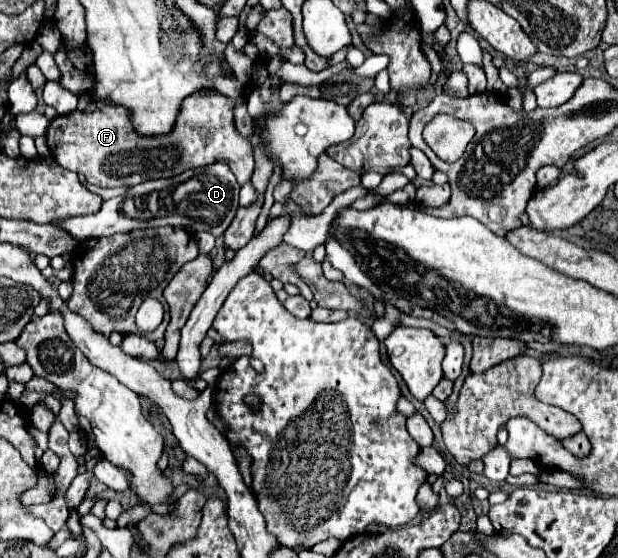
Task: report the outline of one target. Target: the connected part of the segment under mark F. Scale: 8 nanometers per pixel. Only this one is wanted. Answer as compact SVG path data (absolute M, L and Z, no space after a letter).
M218 92L192 94L192 96L184 98L174 130L166 136L150 136L150 138L138 136L130 128L126 108L106 106L106 108L100 108L98 112L74 110L66 116L56 116L50 122L50 126L46 130L46 144L48 144L54 160L62 168L84 176L88 184L94 184L100 188L118 188L122 184L136 186L146 180L172 178L172 176L178 176L190 168L200 168L200 166L208 166L214 162L226 162L230 166L230 170L234 172L234 176L238 178L238 184L244 184L250 180L250 176L254 172L254 156L252 156L252 146L250 146L248 138L240 136L234 126L234 106L236 106L236 102L232 98L218 94Z

